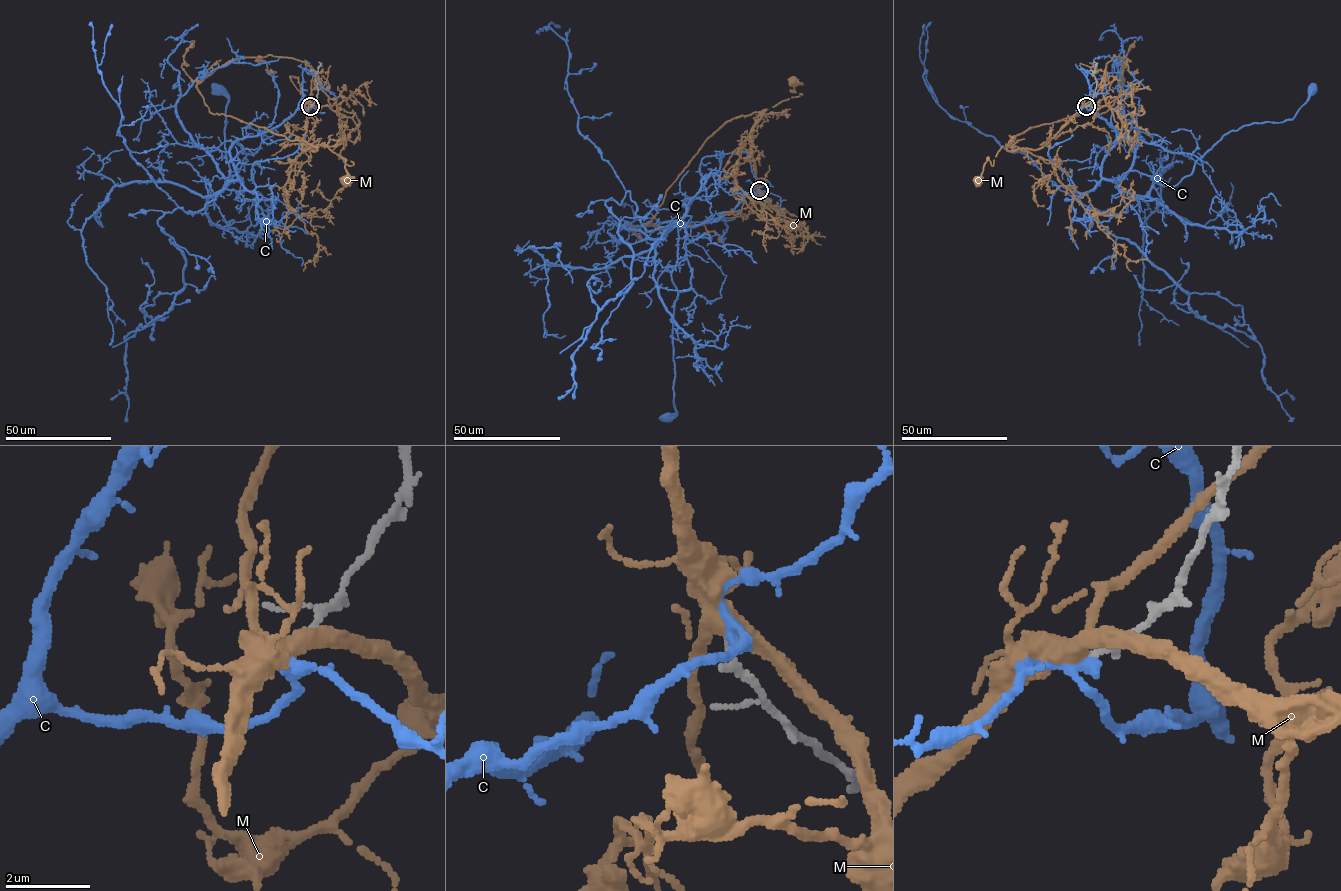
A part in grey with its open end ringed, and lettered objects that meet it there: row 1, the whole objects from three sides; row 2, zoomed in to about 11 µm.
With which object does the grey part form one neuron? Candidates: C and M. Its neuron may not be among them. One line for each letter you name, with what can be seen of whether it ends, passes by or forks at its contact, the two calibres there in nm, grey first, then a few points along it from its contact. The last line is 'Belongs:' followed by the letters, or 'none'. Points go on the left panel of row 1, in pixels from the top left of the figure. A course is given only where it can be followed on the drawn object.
Belongs: none

